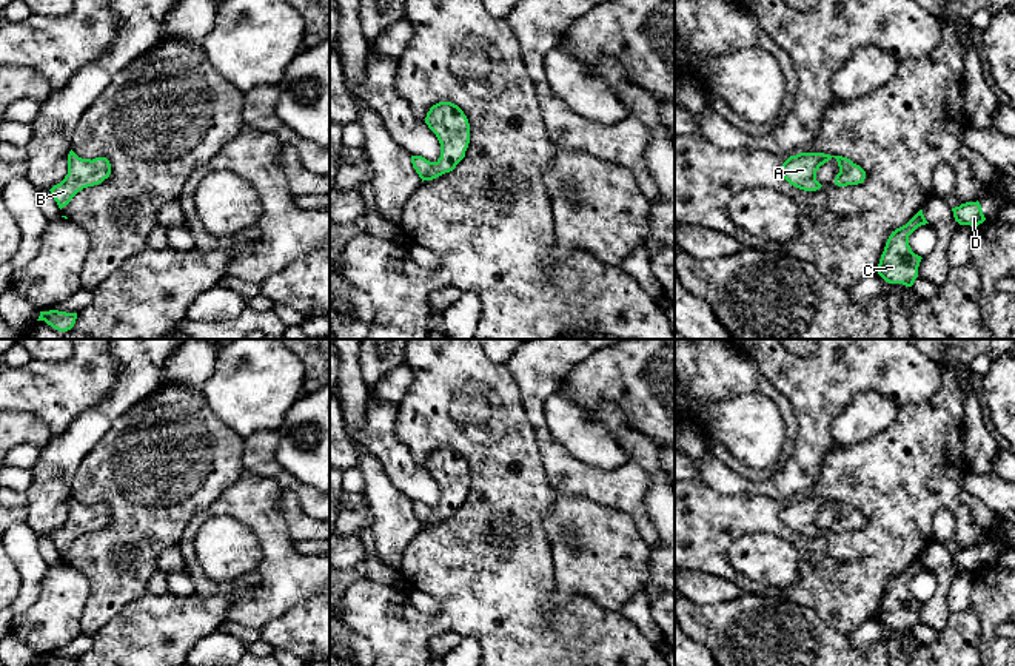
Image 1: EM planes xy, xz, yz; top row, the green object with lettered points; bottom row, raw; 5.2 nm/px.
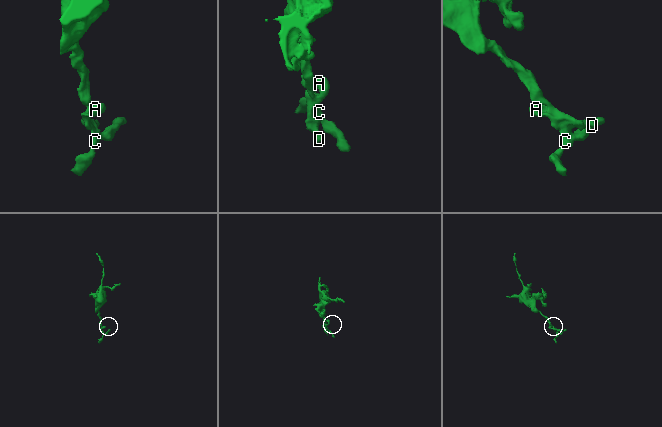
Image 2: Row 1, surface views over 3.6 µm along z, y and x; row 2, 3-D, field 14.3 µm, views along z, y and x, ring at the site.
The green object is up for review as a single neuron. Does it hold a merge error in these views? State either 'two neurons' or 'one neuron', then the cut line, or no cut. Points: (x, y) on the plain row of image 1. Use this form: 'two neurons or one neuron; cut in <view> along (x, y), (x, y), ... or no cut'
one neuron; no cut

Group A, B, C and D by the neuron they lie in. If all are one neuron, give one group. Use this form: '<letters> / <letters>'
A B C D

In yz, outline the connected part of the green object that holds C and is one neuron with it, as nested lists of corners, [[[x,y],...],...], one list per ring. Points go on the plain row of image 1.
[[[920,555],[906,570],[892,577],[878,609],[878,620],[886,627],[913,631],[923,603],[912,597],[909,581],[926,569],[929,567]]]

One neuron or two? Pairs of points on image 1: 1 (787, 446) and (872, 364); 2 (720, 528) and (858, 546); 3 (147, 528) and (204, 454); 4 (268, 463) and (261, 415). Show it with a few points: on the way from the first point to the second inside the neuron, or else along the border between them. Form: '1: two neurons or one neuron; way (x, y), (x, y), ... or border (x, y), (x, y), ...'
1: two neurons; border (781, 437), (781, 466)
2: one neuron; way (753, 523), (772, 523), (806, 546), (824, 546)
3: one neuron; way (150, 509), (185, 472)
4: two neurons; border (276, 429), (254, 432), (244, 438)

